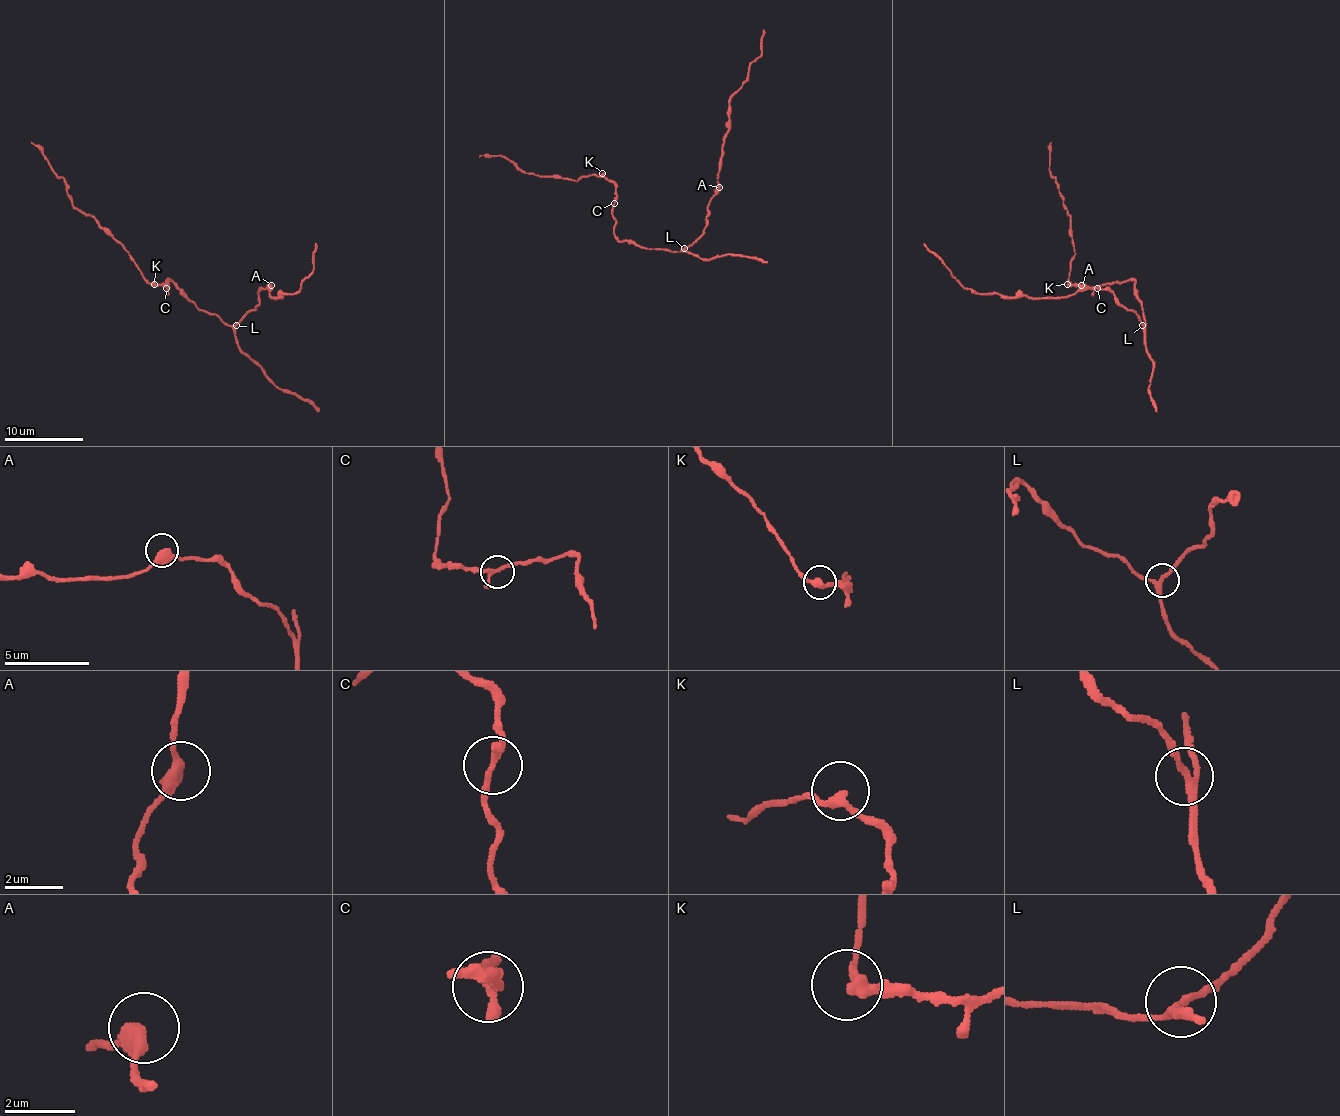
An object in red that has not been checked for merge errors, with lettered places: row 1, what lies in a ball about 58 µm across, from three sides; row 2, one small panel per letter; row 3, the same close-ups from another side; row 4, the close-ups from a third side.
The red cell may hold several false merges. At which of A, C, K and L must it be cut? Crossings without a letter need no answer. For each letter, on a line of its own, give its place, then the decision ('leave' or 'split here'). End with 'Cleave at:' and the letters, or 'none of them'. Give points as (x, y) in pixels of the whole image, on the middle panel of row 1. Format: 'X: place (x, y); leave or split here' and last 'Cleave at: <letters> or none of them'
A: place (719, 187); leave
C: place (614, 203); leave
K: place (602, 173); leave
L: place (684, 248); leave
Cleave at: none of them

